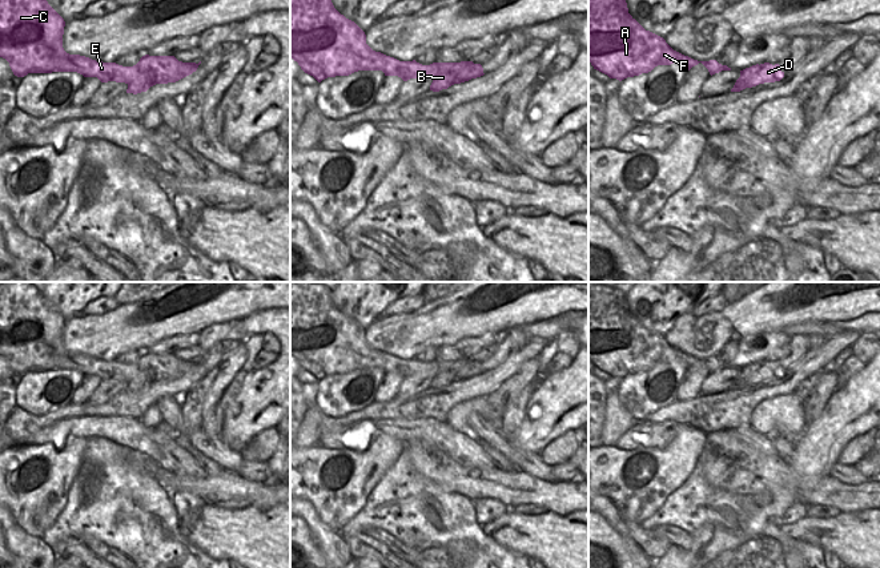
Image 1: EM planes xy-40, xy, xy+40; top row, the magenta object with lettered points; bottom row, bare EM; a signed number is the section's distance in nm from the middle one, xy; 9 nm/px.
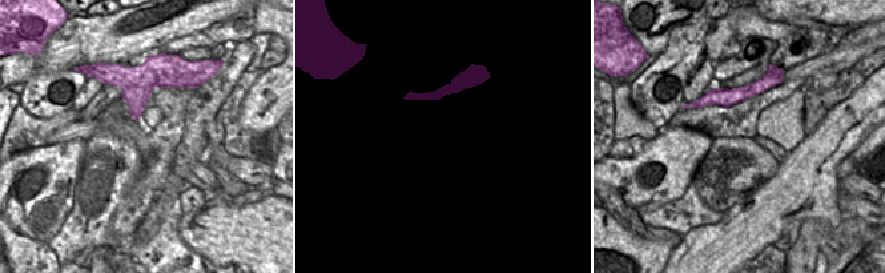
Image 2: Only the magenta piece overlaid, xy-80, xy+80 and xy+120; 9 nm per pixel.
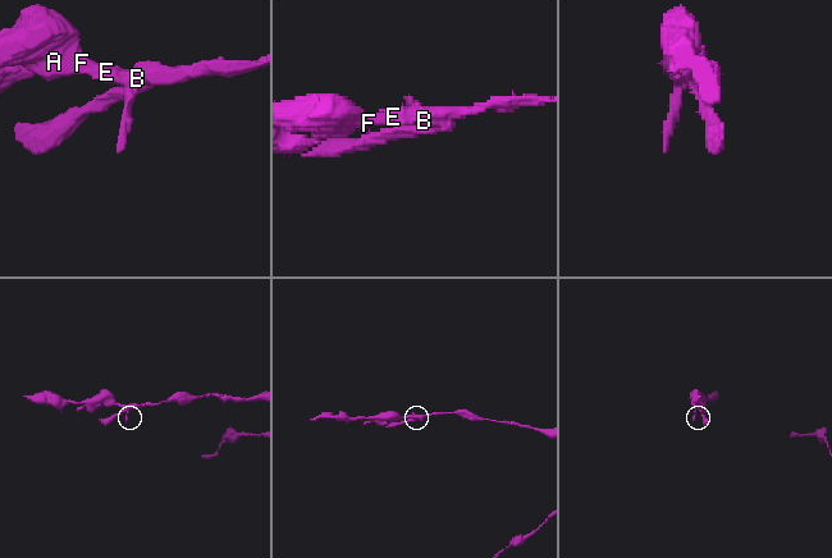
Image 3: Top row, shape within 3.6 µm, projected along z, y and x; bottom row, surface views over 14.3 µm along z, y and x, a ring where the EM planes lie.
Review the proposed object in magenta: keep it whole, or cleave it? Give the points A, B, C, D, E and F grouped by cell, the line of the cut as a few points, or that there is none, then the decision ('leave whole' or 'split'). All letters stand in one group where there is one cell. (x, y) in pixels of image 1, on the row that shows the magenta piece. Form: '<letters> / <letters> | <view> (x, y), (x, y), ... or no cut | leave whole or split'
A B C D E F | no cut | leave whole

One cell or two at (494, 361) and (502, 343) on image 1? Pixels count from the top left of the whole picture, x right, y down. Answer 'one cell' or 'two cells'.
one cell

